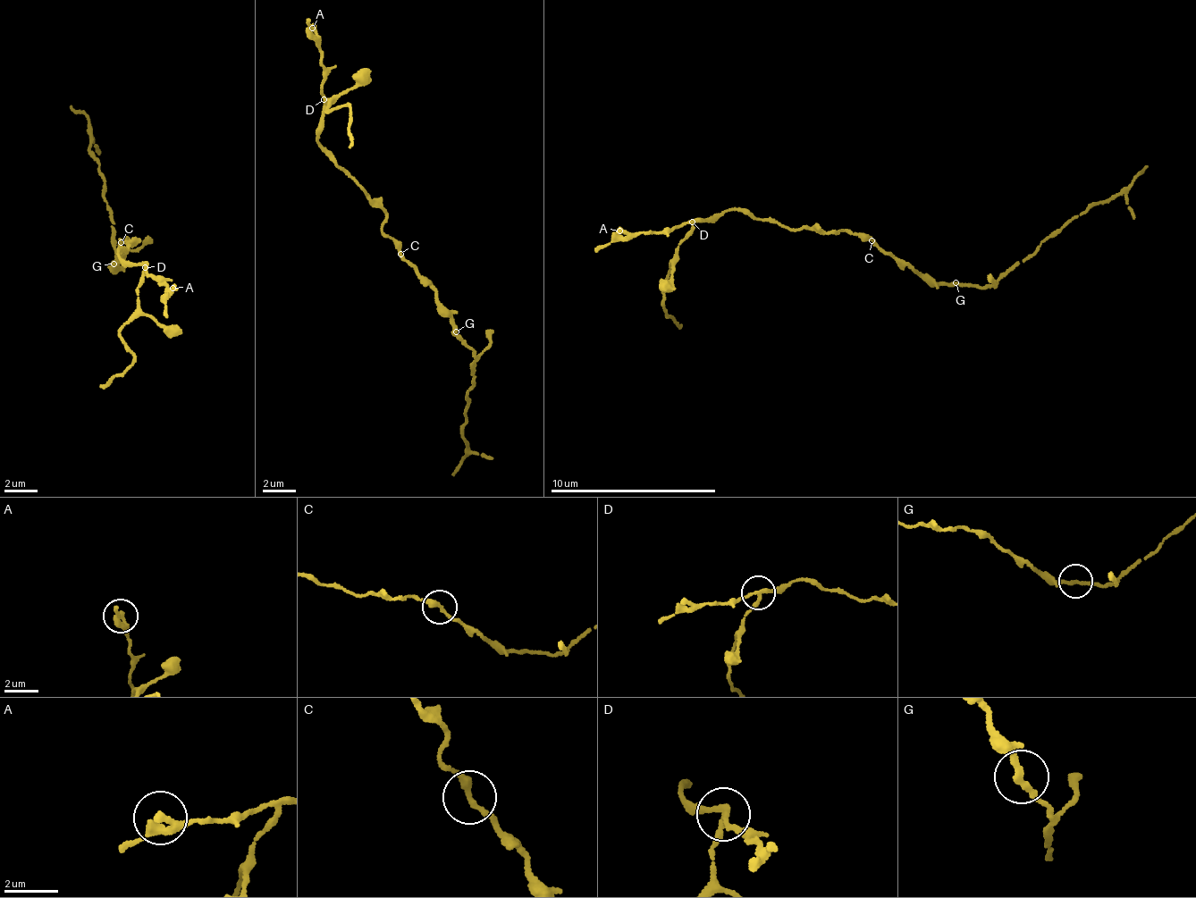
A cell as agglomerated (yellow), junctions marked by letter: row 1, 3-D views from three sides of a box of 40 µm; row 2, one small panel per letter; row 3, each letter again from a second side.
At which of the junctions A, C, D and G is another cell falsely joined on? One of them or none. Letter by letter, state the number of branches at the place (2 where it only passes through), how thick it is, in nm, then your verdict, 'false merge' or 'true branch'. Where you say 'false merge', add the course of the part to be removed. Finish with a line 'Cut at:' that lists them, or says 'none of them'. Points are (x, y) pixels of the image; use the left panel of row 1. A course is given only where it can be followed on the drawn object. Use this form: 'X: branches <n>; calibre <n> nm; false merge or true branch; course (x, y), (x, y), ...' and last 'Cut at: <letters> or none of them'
A: branches 2; calibre 240 nm; true branch
C: branches 2; calibre 240 nm; true branch
D: branches 3; calibre 200 nm; false merge; course (144, 269), (138, 308), (120, 335), (131, 365), (100, 387)
G: branches 2; calibre 240 nm; true branch
Cut at: D

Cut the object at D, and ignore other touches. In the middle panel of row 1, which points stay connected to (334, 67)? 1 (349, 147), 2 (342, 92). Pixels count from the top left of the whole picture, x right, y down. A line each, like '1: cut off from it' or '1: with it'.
1: cut off from it
2: cut off from it

